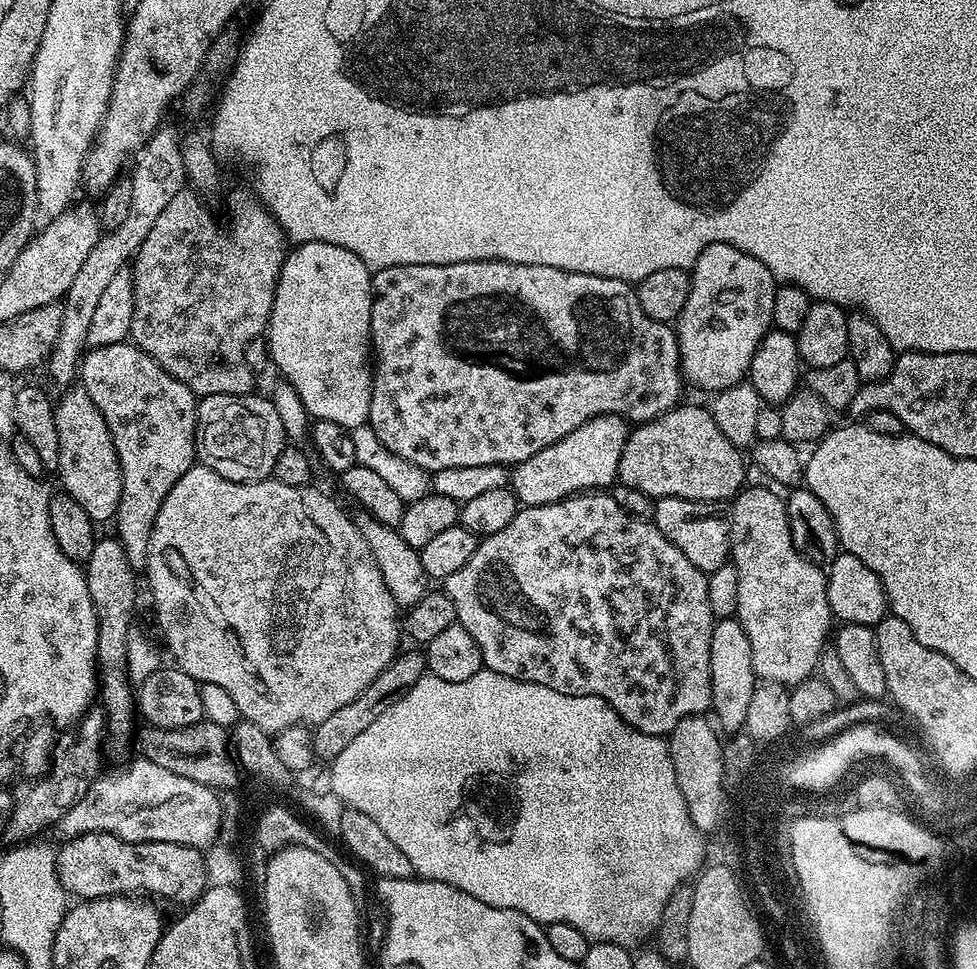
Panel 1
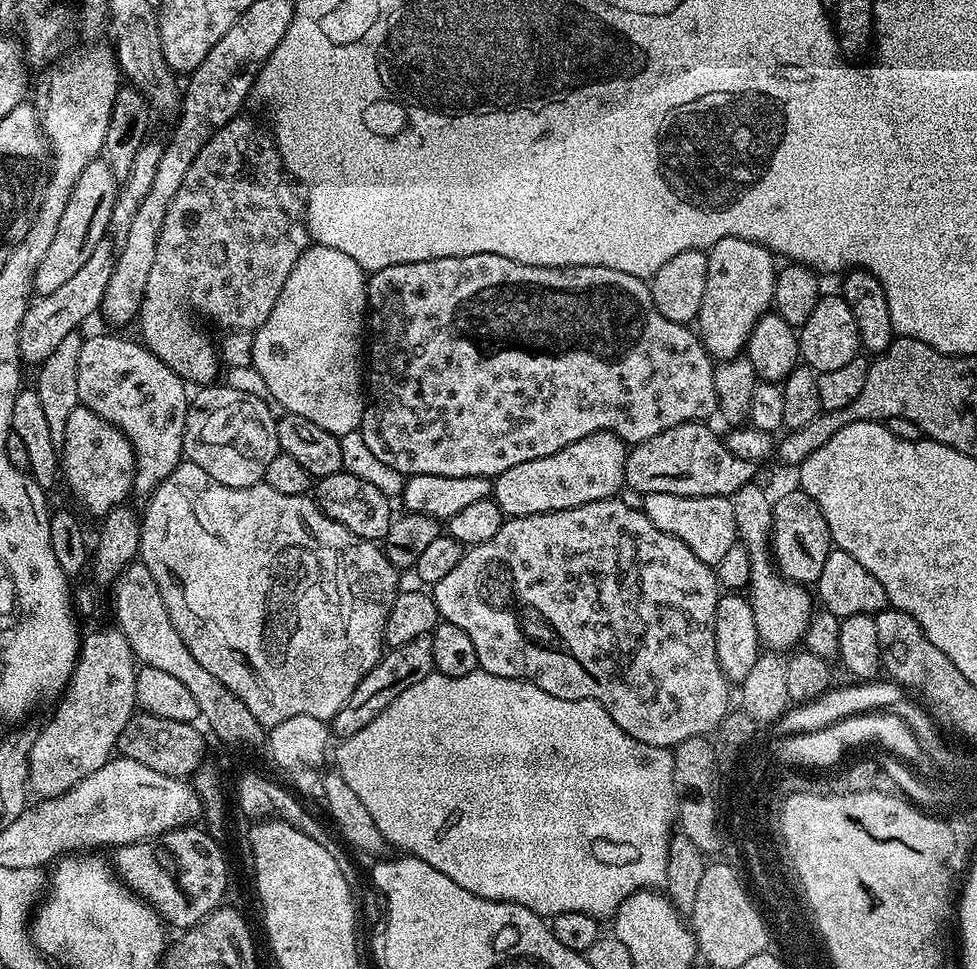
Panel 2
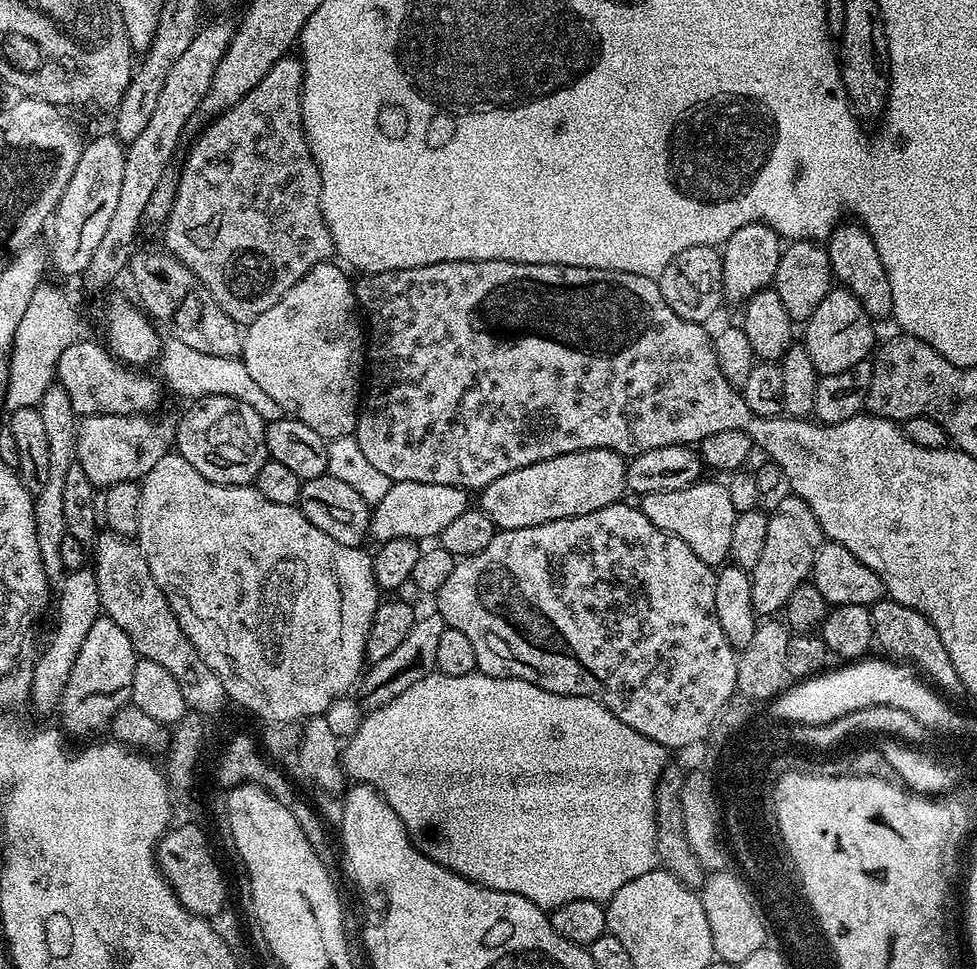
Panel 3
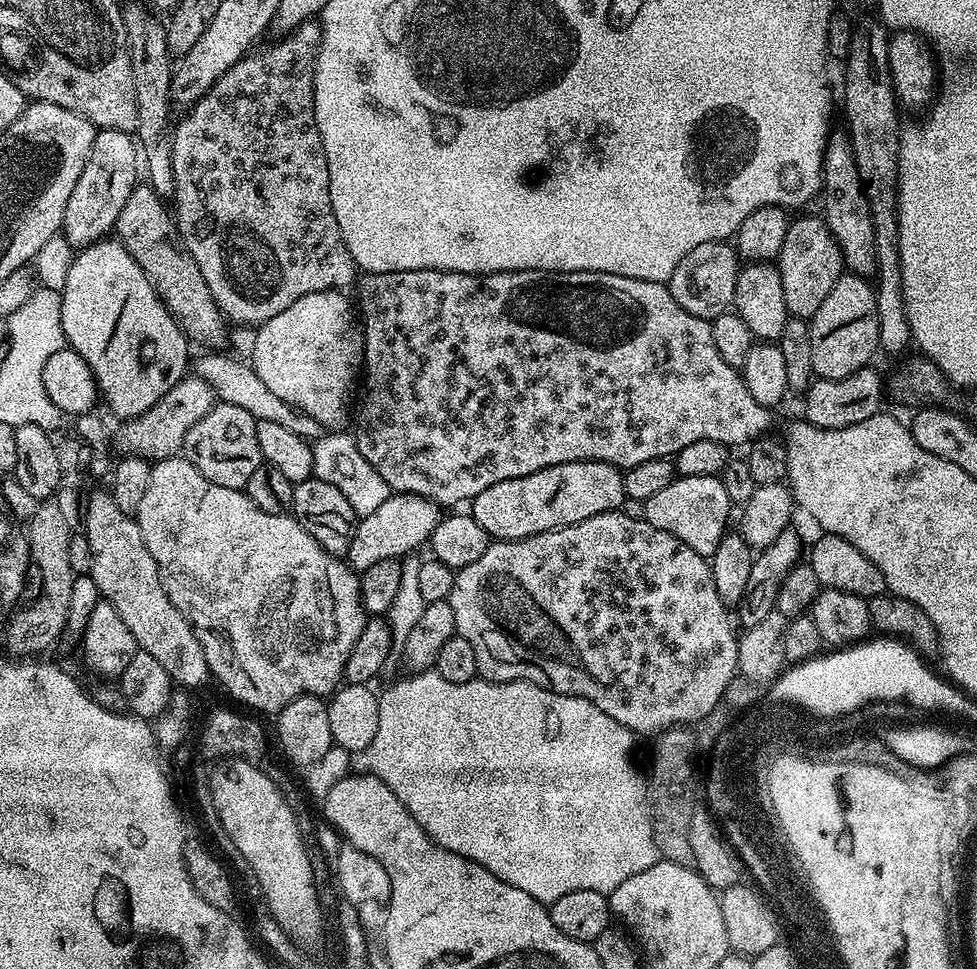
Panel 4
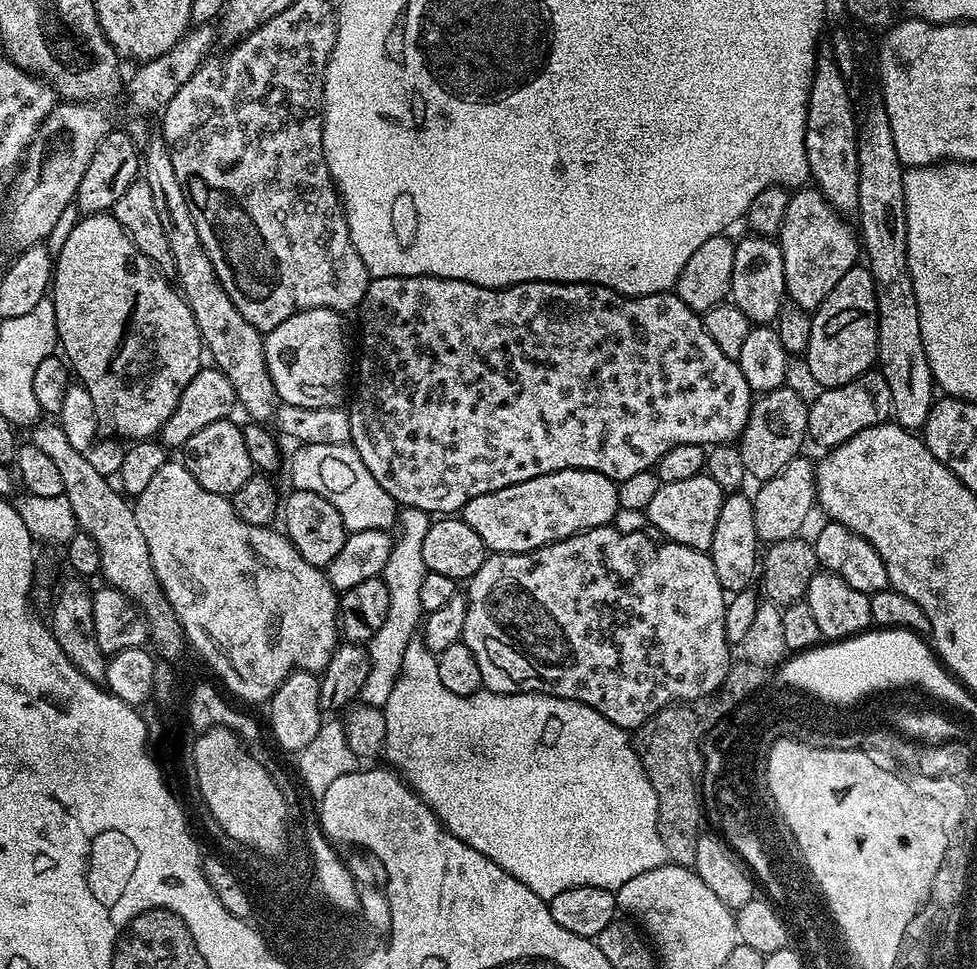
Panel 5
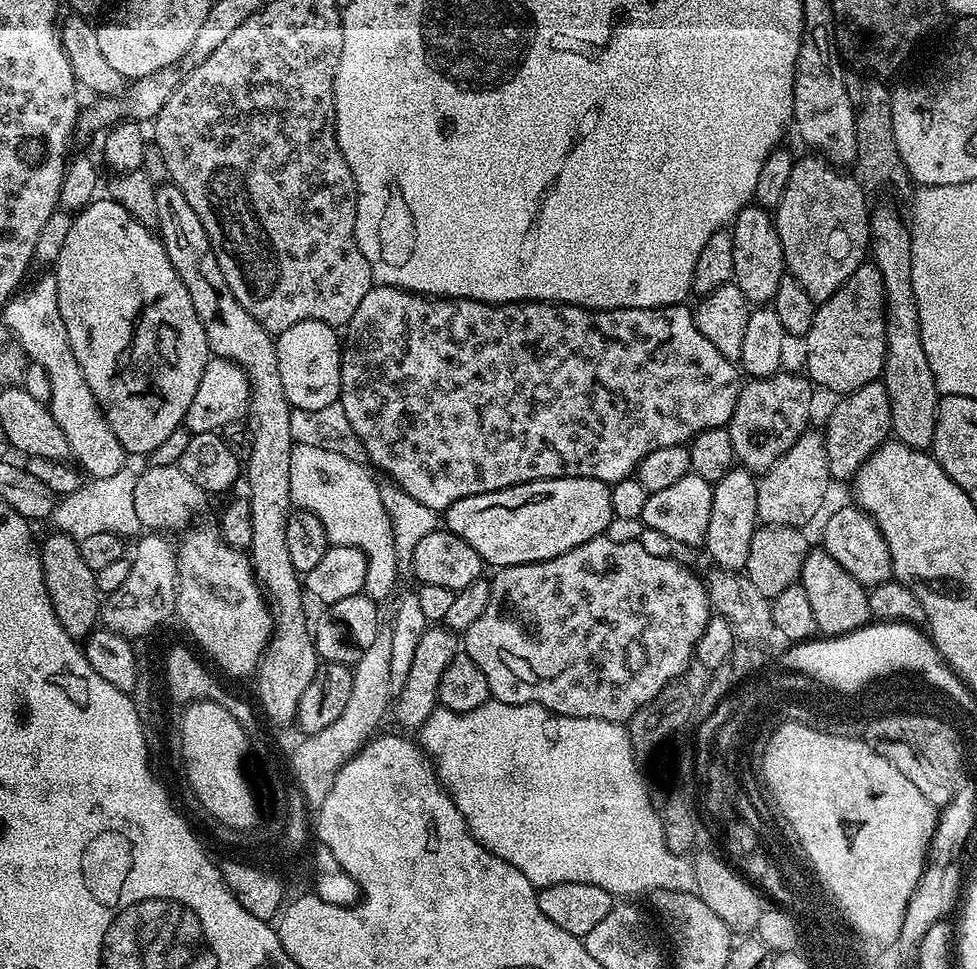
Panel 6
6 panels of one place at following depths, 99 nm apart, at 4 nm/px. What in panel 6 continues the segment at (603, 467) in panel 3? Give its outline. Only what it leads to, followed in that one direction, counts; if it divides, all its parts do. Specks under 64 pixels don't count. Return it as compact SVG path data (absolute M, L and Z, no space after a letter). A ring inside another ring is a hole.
M563 476L553 480L531 480L525 484L515 484L506 490L494 490L490 494L474 494L470 498L462 498L454 502L443 513L442 520L447 531L464 540L484 559L485 565L499 570L533 564L549 560L555 556L566 554L586 542L603 537L604 532L614 524L612 503L610 502L611 487L594 478L578 478Z

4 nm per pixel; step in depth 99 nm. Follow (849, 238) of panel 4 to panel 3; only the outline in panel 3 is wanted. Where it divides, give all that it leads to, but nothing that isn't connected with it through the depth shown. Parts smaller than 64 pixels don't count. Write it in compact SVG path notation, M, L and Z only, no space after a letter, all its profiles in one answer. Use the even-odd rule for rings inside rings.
M841 222L837 224L832 235L826 241L828 257L832 263L833 277L843 287L862 302L862 310L872 316L873 321L888 320L894 306L894 294L890 290L890 282L886 274L886 266L882 266L882 258L878 258L878 246L869 232L859 222Z

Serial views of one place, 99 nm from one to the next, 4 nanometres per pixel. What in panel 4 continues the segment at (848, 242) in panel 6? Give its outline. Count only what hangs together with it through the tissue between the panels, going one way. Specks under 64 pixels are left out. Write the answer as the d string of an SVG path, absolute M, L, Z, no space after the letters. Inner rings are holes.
M819 215L800 216L797 220L795 217L789 223L778 257L778 267L782 294L786 297L788 314L792 318L811 318L818 306L822 306L826 294L834 290L834 282L838 282L838 278L846 272L842 250Z

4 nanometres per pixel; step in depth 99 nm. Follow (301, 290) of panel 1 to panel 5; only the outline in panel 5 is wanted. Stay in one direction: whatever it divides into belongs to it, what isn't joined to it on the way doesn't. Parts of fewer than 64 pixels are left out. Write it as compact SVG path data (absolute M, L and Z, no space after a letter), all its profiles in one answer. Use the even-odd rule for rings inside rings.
M307 308L295 312L286 322L274 326L264 336L264 357L270 378L276 387L277 397L285 404L307 408L335 408L344 396L344 383L349 383L348 344L344 341L344 324L341 313L333 308Z

